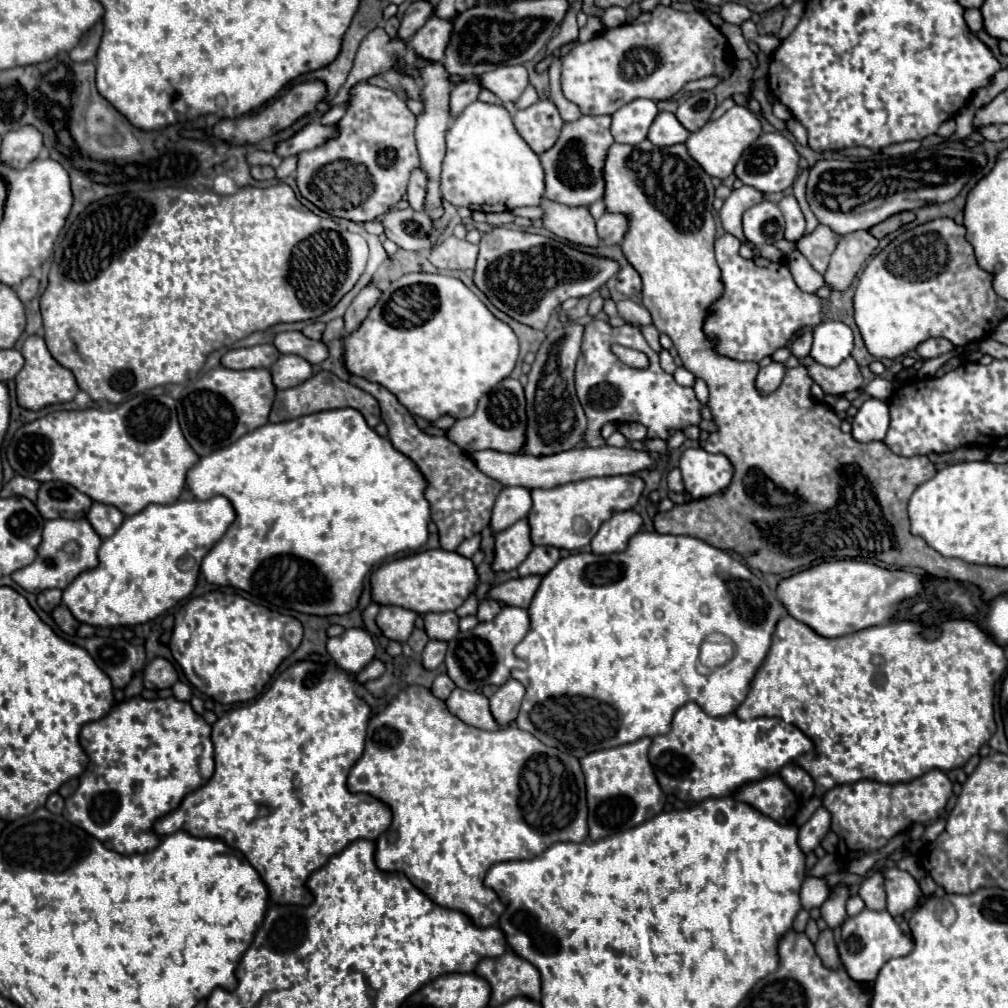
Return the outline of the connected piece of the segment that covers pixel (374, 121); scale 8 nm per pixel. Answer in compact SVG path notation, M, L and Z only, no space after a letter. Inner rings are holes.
M357 84L353 90L351 90L351 98L349 98L351 106L347 110L347 114L339 120L339 138L335 140L329 140L325 146L319 146L315 150L309 150L309 152L301 152L299 154L299 164L297 164L297 186L299 186L299 192L303 194L303 198L307 198L309 202L313 202L317 208L321 208L323 212L335 216L335 218L347 218L347 220L353 220L353 222L365 222L365 220L373 220L377 216L383 216L385 212L389 212L391 208L395 208L395 204L403 198L405 190L407 190L407 180L409 180L409 174L413 168L419 168L419 154L417 154L417 148L415 148L415 114L407 108L405 100L399 98L395 92L391 90L383 90L383 88L377 88L377 86L371 86L371 84Z

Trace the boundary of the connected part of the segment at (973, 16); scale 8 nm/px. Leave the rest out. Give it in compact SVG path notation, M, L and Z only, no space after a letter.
M971 8L965 12L965 20L967 20L967 26L973 30L973 32L979 32L983 28L983 16L981 16L981 10L977 8Z

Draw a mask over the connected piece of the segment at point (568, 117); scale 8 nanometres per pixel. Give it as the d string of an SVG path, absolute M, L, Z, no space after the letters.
M561 56L555 58L551 62L551 66L549 66L549 92L551 92L549 98L555 102L555 106L559 108L559 114L563 116L565 122L575 122L575 120L581 118L581 110L563 96L561 84L559 84L559 76L561 76L561 68L559 66L561 66Z

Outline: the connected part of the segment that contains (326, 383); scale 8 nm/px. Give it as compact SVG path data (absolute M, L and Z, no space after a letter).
M319 372L295 388L277 390L275 404L273 404L273 410L269 414L269 422L285 422L285 420L293 420L293 418L299 418L305 414L315 414L315 412L333 410L333 408L355 408L355 410L359 410L371 428L375 428L381 422L379 402L371 394L349 384L347 380L337 378L331 372Z

